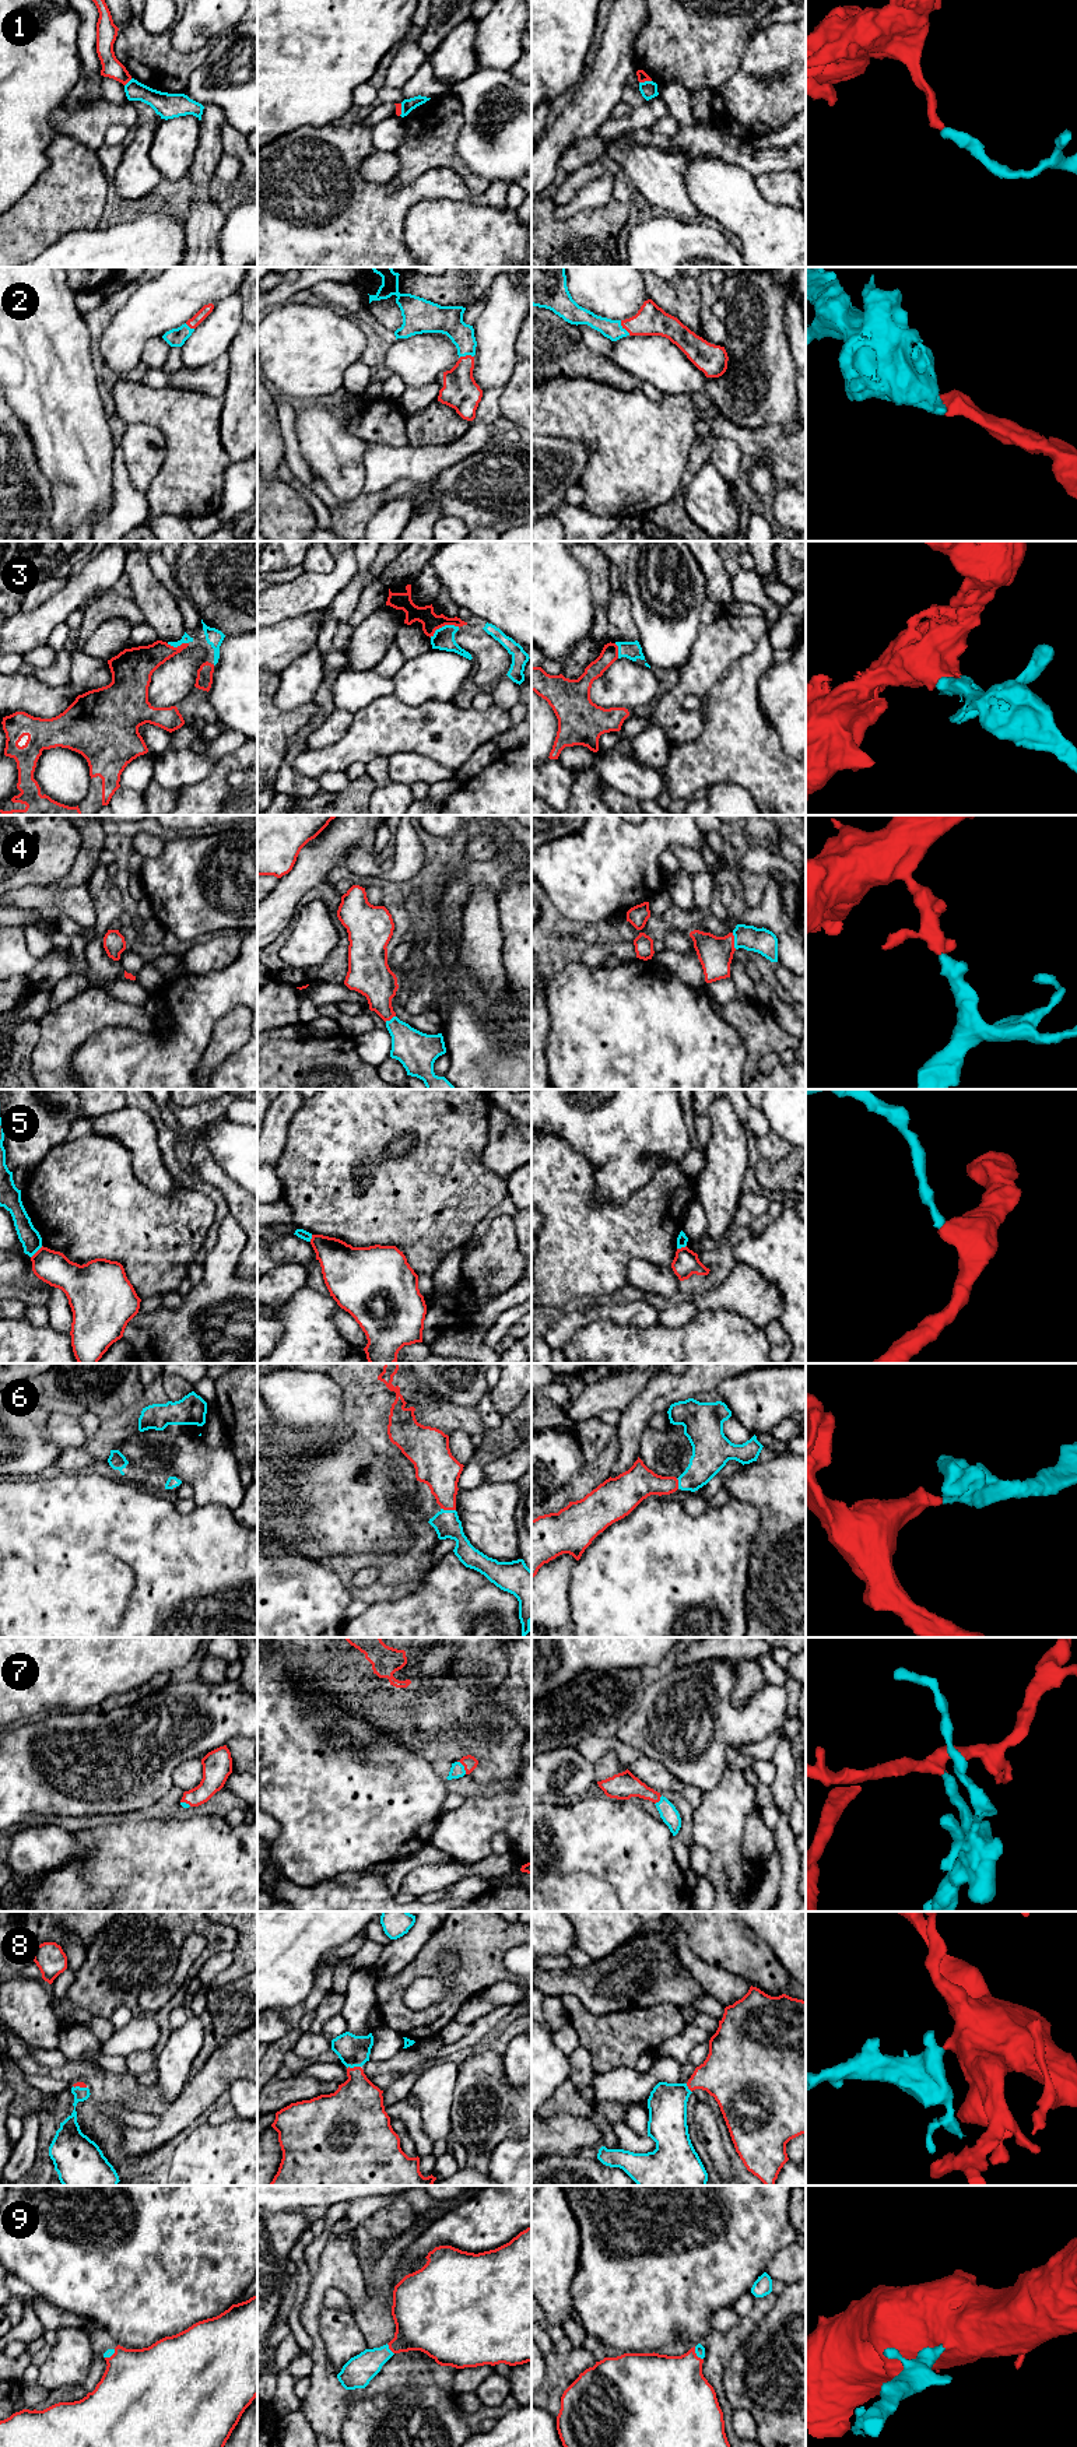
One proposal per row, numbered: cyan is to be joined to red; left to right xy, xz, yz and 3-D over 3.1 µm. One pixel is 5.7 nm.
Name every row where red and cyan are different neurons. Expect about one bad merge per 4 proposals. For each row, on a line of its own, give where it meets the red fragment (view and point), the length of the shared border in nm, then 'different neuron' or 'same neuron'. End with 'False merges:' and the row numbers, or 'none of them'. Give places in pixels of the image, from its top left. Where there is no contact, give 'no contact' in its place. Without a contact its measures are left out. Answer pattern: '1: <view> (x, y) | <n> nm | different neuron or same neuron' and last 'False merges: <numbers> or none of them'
1: yz (645, 80) | 70 nm | different neuron
2: yz (623, 327) | 110 nm | same neuron
3: xz (444, 625) | 190 nm | same neuron
4: yz (733, 941) | 100 nm | same neuron
5: xy (37, 1252) | 100 nm | different neuron
6: xz (448, 1509) | 90 nm | same neuron
7: xz (465, 1768) | 90 nm | same neuron
8: xz (354, 2067) | 80 nm | same neuron
9: xz (389, 2348) | 80 nm | same neuron
False merges: 1, 5

